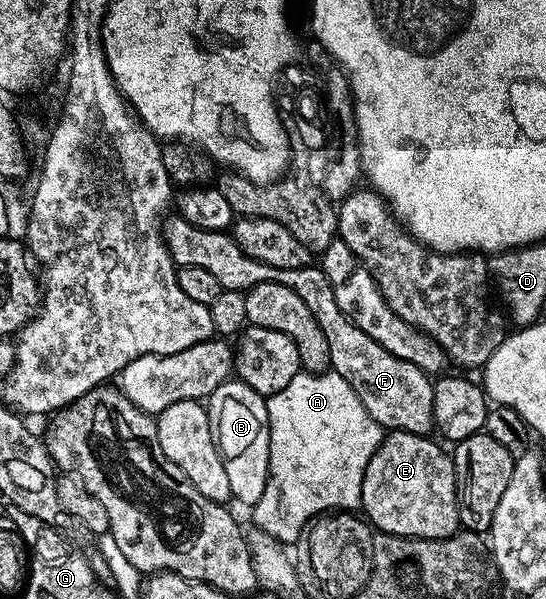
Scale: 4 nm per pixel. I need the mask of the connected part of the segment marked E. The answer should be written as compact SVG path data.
M390 431L363 474L361 508L369 523L391 536L442 540L461 528L453 457L429 436Z

